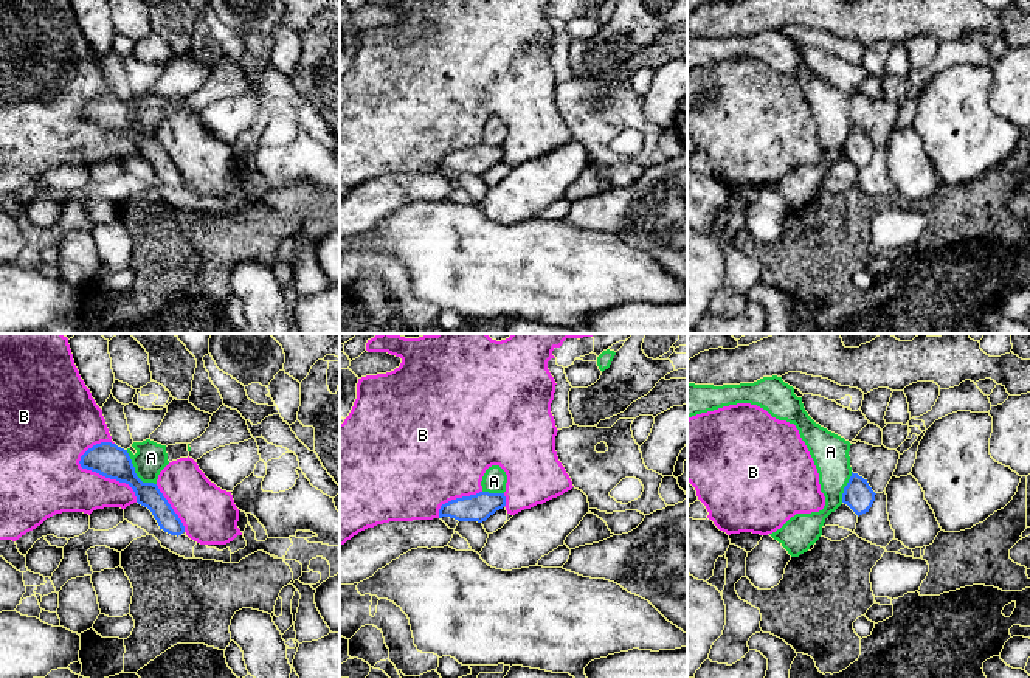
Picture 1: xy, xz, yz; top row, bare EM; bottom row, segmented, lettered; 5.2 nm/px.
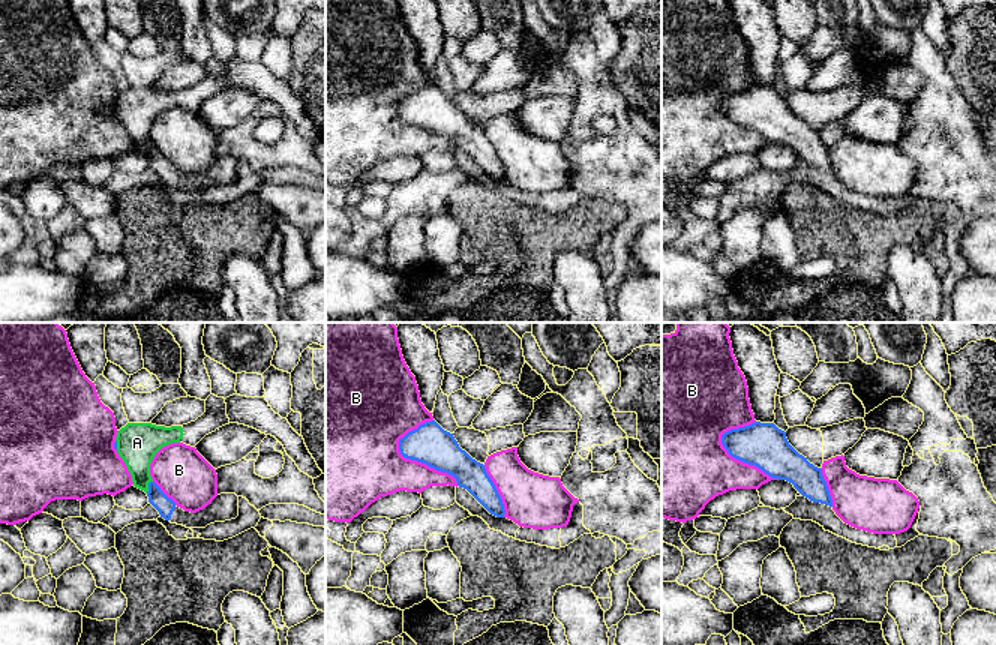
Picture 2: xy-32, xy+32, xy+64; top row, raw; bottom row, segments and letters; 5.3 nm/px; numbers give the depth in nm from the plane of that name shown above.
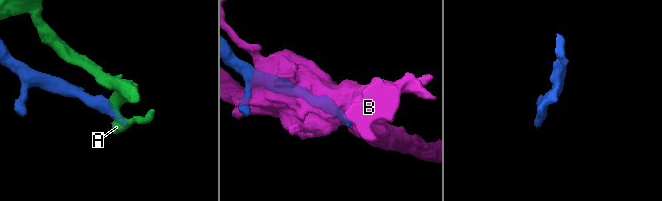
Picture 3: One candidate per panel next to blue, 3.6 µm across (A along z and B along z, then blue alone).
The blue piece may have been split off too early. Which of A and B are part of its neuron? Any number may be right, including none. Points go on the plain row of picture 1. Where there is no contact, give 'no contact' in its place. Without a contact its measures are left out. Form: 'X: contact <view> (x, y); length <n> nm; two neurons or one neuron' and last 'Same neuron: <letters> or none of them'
A: contact xy (134, 124); length 240 nm; two neurons
B: contact xy (109, 129); length 380 nm; two neurons
Same neuron: none of them

